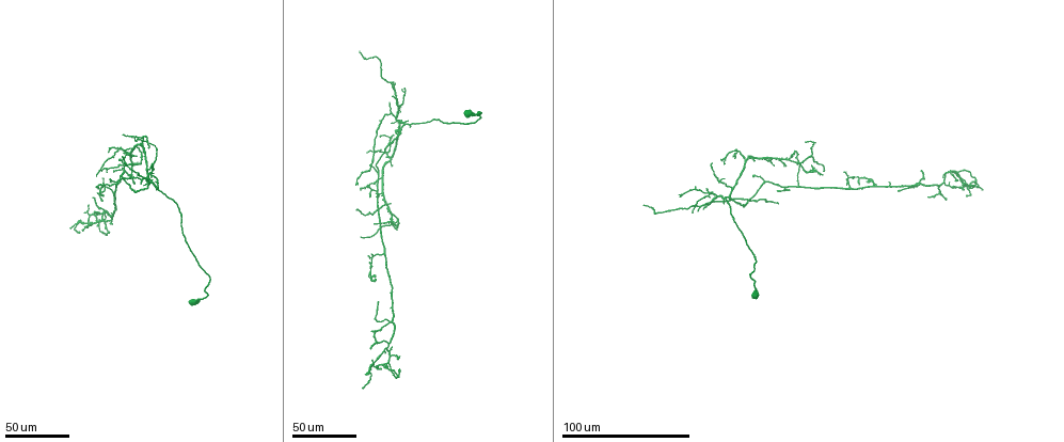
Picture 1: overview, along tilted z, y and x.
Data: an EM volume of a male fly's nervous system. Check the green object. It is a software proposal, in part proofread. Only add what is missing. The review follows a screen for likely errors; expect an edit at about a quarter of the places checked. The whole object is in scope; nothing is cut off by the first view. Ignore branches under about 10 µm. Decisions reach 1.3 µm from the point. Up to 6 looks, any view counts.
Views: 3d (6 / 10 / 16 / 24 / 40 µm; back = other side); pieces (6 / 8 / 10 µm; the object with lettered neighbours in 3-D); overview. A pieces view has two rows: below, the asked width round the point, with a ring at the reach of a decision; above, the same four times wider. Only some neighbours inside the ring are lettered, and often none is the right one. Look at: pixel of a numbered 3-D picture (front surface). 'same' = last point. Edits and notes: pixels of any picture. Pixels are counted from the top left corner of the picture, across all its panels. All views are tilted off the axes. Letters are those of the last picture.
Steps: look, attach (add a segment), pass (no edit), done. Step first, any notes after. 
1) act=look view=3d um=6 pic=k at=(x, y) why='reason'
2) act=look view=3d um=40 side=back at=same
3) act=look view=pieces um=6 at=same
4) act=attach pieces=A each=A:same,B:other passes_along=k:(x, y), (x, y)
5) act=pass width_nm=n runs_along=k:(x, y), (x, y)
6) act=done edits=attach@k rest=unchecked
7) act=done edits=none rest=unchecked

act=look view=3d um=24 pic=1 at=(99, 225) why='an open end'

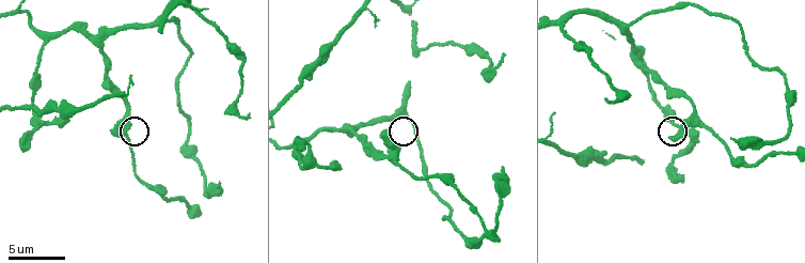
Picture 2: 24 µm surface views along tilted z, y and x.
act=look view=3d um=10 pic=2 at=(388, 131)

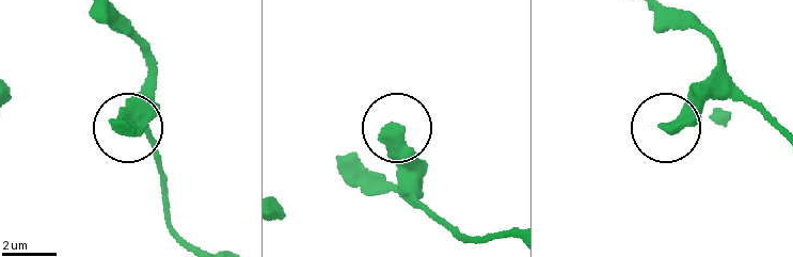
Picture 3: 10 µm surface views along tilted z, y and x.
act=look view=pieces um=10 pic=3 at=(665, 128) why='what lies round it'

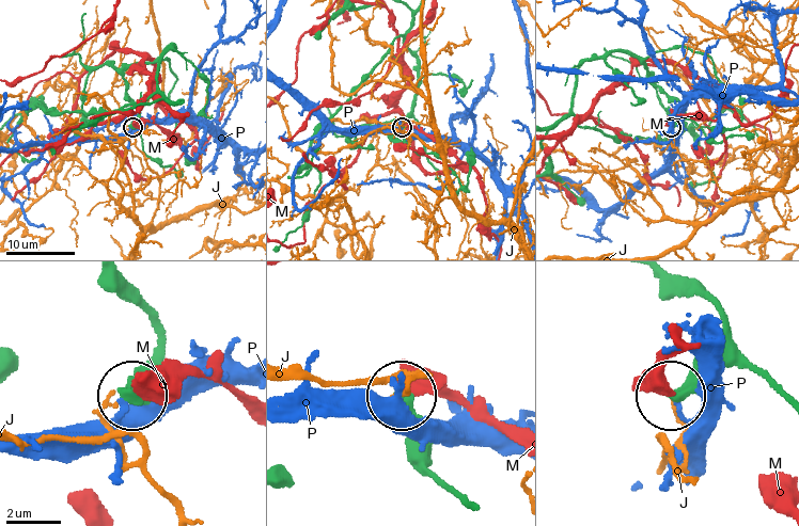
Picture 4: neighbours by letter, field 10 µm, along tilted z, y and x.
act=pass each=J:other,M:other,P:other found='no lettered segment goes on from it'

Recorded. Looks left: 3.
act=look view=3d um=24 pic=1 at=(90, 203) why='an open end'

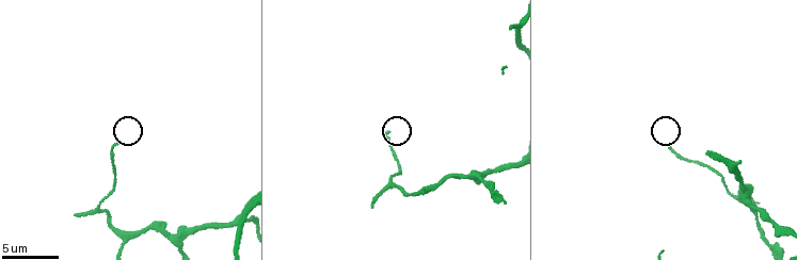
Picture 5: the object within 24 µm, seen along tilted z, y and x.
act=look view=pieces um=6 pic=5 at=(671, 147) why='see the neighbours'

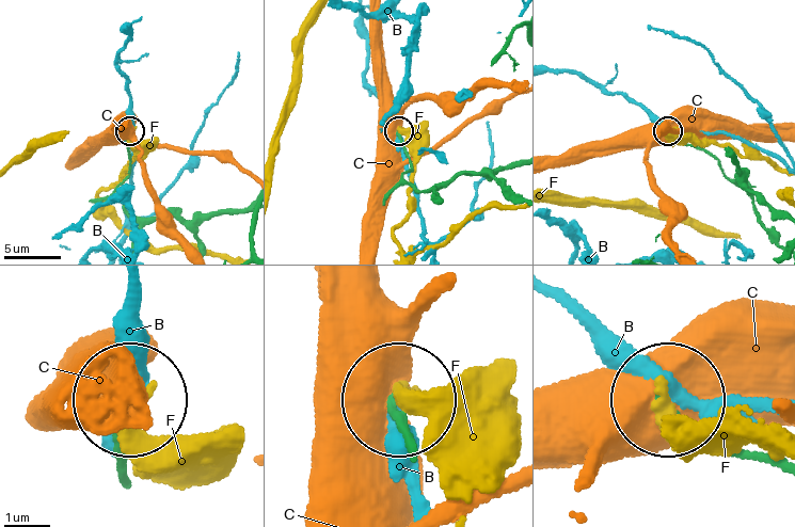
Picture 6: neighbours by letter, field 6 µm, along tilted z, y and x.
act=pass width_nm=150 each=B:other,C:other,F:other found='none of them fits'

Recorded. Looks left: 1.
act=done edits=none rest=unchecked

